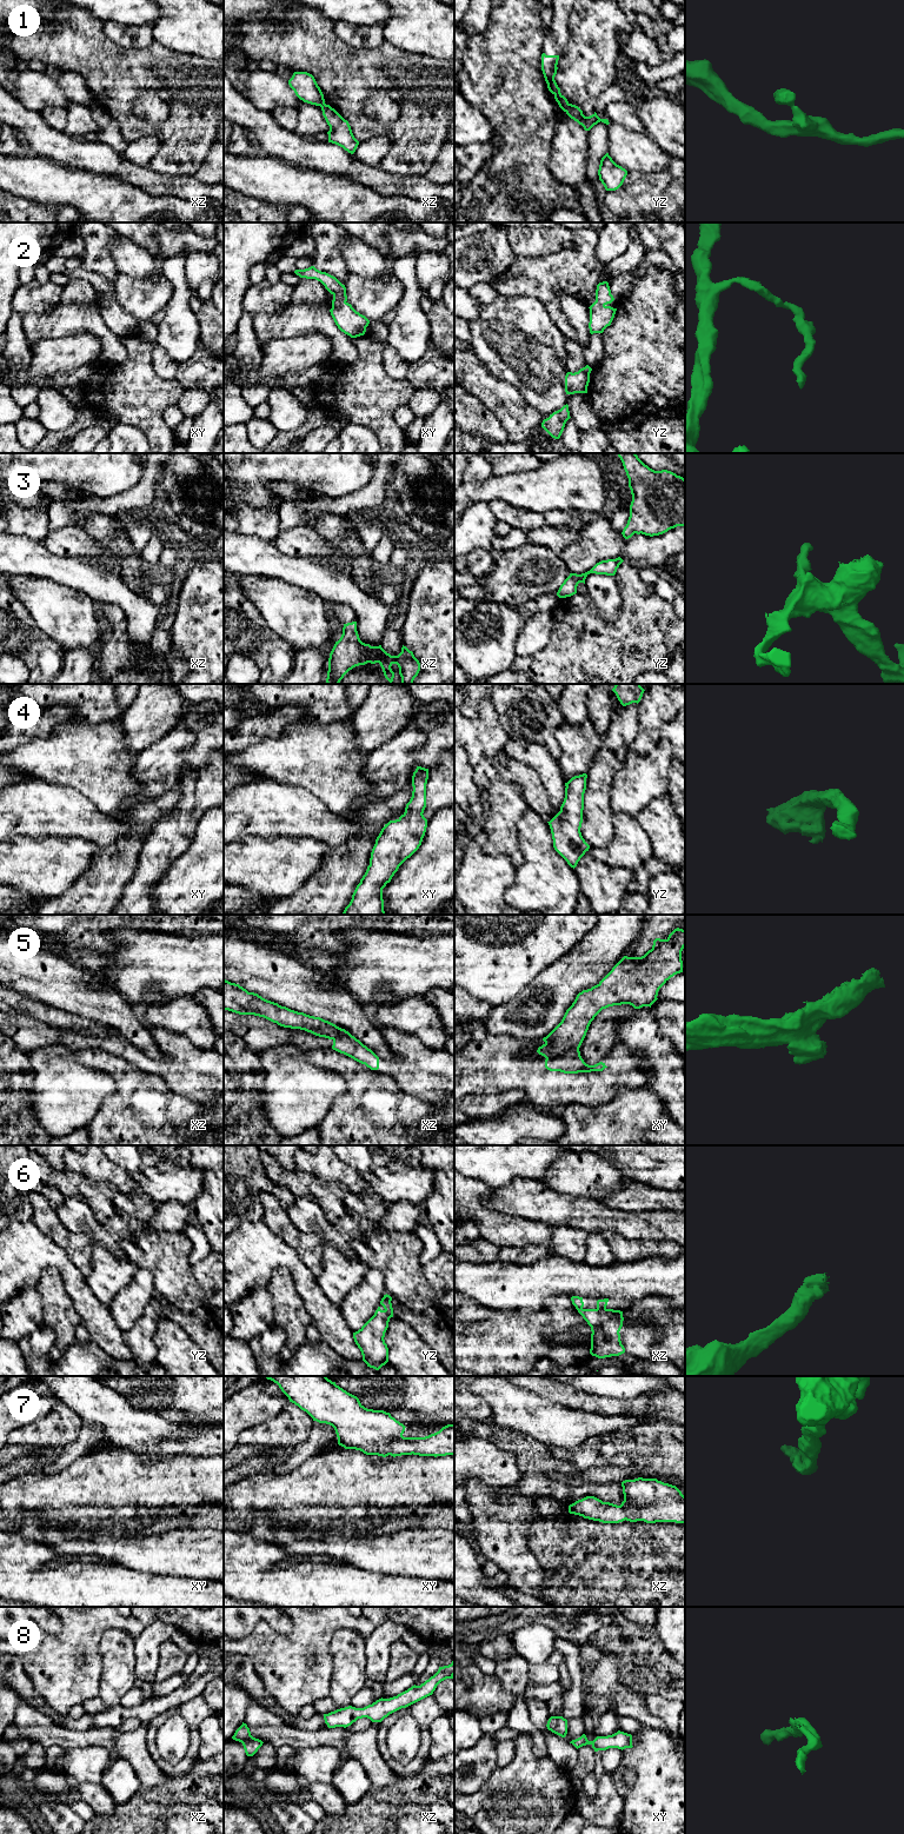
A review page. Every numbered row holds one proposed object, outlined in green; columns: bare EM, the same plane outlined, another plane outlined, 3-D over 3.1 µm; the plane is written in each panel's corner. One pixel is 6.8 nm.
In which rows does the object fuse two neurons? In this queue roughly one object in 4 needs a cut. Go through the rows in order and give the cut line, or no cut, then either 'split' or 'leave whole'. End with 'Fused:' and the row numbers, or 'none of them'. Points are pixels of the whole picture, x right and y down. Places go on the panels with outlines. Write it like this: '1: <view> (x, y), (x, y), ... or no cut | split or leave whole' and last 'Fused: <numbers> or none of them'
1: yz (569, 104), (565, 111) | split
2: no cut | leave whole
3: no cut | leave whole
4: no cut | leave whole
5: xy (578, 1048), (571, 1048), (559, 1055), (546, 1058) | split
6: no cut | leave whole
7: no cut | leave whole
8: no cut | leave whole
Fused: 1, 5

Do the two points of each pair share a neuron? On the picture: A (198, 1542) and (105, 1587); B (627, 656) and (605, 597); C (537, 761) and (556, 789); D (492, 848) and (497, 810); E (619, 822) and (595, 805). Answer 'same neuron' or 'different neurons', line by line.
A: different neurons
B: different neurons
C: same neuron
D: same neuron
E: different neurons

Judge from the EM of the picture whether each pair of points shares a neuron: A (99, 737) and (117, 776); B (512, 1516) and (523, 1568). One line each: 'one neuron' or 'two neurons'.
A: one neuron
B: one neuron

